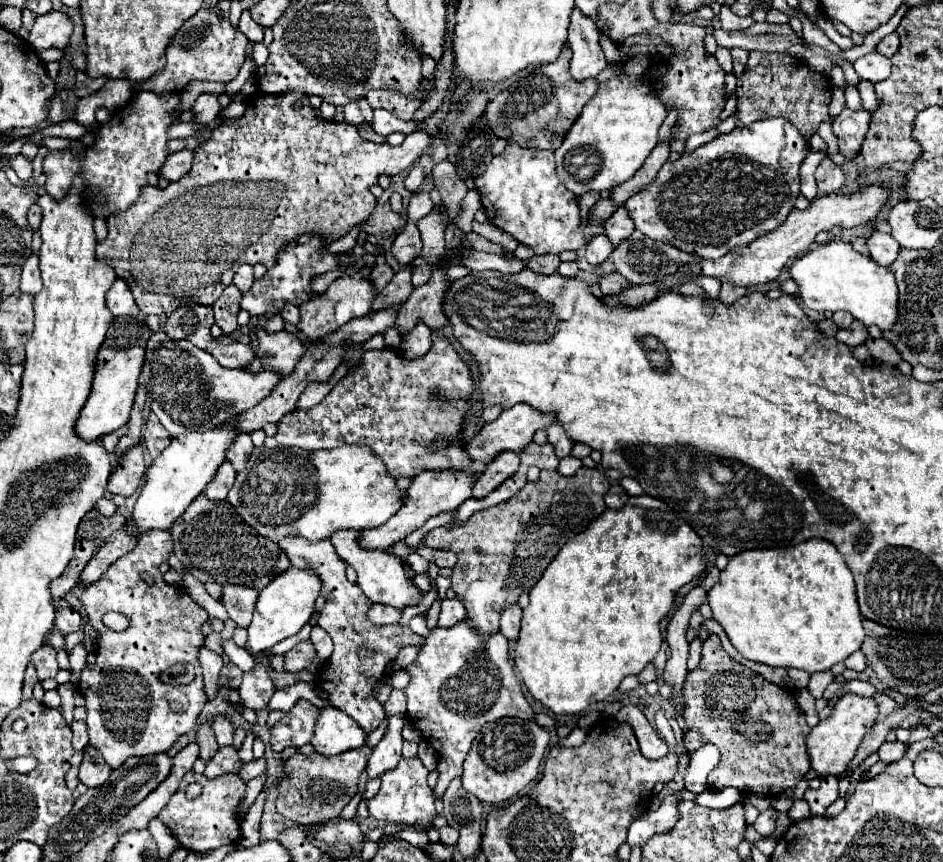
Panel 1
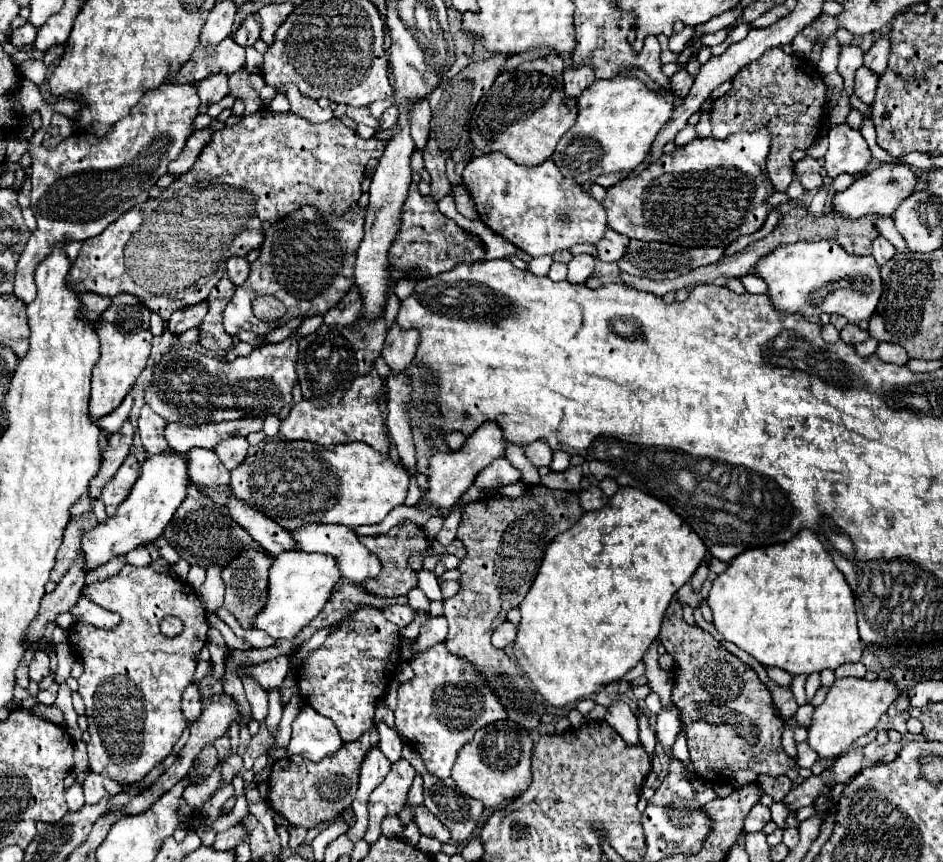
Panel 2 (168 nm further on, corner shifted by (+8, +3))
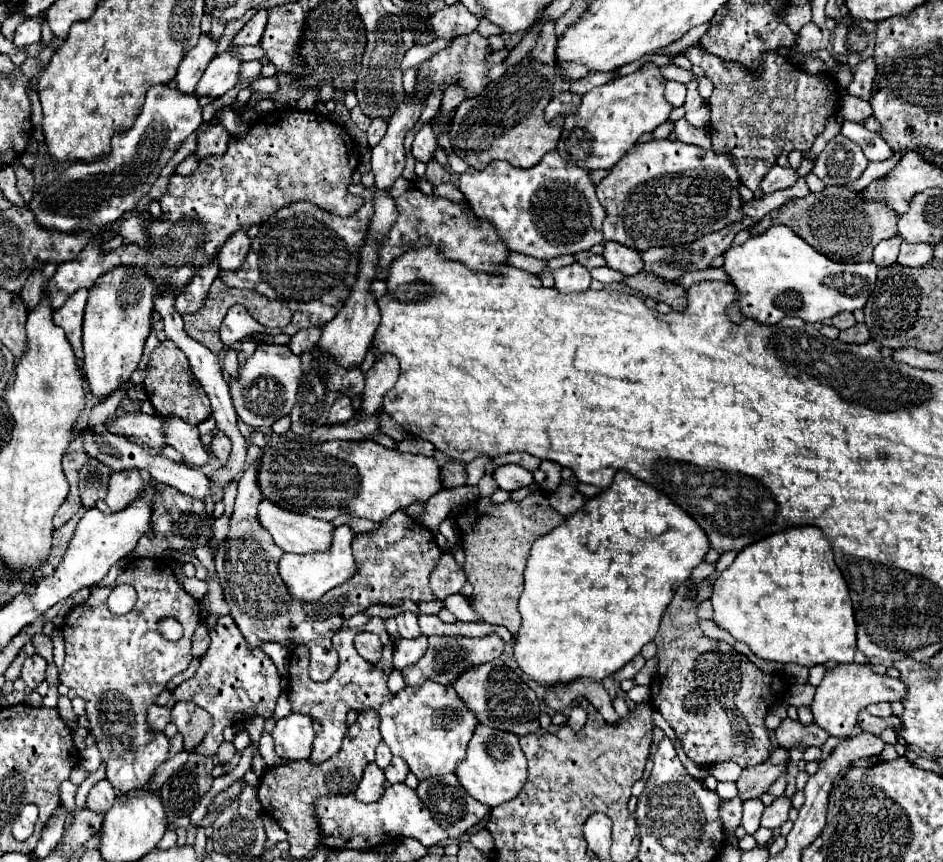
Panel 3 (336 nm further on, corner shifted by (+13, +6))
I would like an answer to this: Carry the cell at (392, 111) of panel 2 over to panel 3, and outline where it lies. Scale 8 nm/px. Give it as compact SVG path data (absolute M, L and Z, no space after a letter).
M380 119L372 121L370 129L366 131L366 135L368 135L368 145L370 145L370 147L374 147L374 145L380 143L380 139L382 139L384 133L386 133L386 127L388 127L386 121L380 121Z

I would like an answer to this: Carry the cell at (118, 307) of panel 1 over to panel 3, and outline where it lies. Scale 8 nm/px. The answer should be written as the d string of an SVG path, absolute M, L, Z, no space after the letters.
M88 289L76 291L58 311L54 311L52 321L60 325L74 349L74 355L78 359L78 367L84 365L84 353L82 353L82 319L84 319L84 307L88 299Z

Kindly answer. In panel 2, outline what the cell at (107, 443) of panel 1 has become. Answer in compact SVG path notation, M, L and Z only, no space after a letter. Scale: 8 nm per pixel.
M129 394L129 396L125 396L125 400L121 402L121 406L119 406L117 410L113 410L111 414L99 418L99 420L97 420L97 426L99 426L101 430L105 430L107 434L117 432L117 430L123 426L123 422L127 420L127 416L129 416L129 412L131 412L131 406L133 406L133 396Z

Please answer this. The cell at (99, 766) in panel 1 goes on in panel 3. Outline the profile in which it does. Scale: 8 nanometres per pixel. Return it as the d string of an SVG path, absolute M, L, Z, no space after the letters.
M102 779L102 781L98 781L98 783L92 787L92 791L88 793L86 807L88 807L90 811L94 811L94 813L106 813L106 811L112 807L114 799L116 799L116 795L114 795L112 785L110 785L106 779Z

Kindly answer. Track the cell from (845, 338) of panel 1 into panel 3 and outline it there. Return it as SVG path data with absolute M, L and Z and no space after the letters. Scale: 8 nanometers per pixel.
M856 323L854 327L850 327L846 331L840 331L838 339L844 341L844 343L866 343L866 341L870 341L868 327L864 323Z

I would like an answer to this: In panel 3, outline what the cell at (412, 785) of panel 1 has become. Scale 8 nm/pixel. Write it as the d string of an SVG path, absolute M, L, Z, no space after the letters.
M392 757L392 763L390 763L390 767L384 771L386 773L386 779L388 779L388 783L402 783L404 779L406 779L406 775L408 775L408 765L404 763L404 759L400 759L400 757Z

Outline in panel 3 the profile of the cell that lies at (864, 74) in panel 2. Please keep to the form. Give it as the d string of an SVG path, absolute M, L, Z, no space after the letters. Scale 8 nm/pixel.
M844 97L842 109L840 109L844 121L856 121L864 123L872 115L872 107L868 101L860 101L856 97Z

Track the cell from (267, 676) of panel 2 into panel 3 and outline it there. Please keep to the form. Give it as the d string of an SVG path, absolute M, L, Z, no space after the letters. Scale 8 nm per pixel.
M230 615L218 619L218 623L210 631L210 637L210 647L200 659L200 667L194 673L194 677L184 681L172 693L176 701L194 701L198 707L210 713L212 727L200 741L200 745L194 749L196 753L206 757L218 753L218 747L224 741L224 727L236 725L254 715L260 715L262 719L272 719L276 701L282 693L276 665L260 647L246 645L246 639L242 637L240 629L236 627Z

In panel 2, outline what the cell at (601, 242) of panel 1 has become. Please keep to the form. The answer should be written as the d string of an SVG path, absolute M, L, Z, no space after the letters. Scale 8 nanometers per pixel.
M577 254L577 256L573 256L573 260L569 262L569 276L567 276L567 280L583 284L591 276L593 266L595 266L595 258L591 254Z

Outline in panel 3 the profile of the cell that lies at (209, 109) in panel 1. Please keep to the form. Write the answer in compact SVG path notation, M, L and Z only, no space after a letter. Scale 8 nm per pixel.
M234 45L228 47L228 51L216 55L208 69L204 71L198 87L196 87L196 95L210 95L210 97L220 97L224 95L228 89L232 89L238 81L240 75L240 65L242 59L236 51Z

